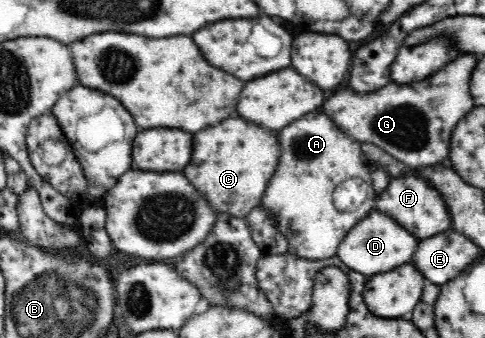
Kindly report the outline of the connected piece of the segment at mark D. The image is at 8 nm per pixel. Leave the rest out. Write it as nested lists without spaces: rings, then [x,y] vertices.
[[[374,207],[361,219],[339,244],[336,255],[342,263],[353,271],[367,277],[391,271],[403,263],[411,261],[419,239],[409,233],[409,229],[397,224],[389,215]]]

